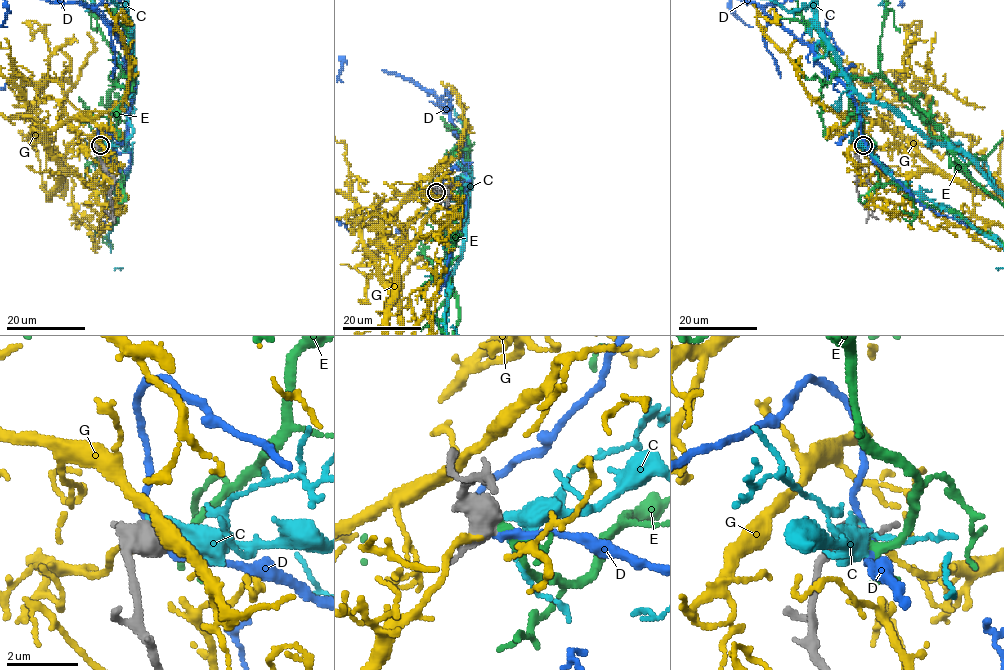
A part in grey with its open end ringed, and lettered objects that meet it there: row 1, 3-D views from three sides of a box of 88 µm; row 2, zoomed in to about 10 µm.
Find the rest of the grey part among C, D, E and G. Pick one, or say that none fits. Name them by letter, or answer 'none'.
E

